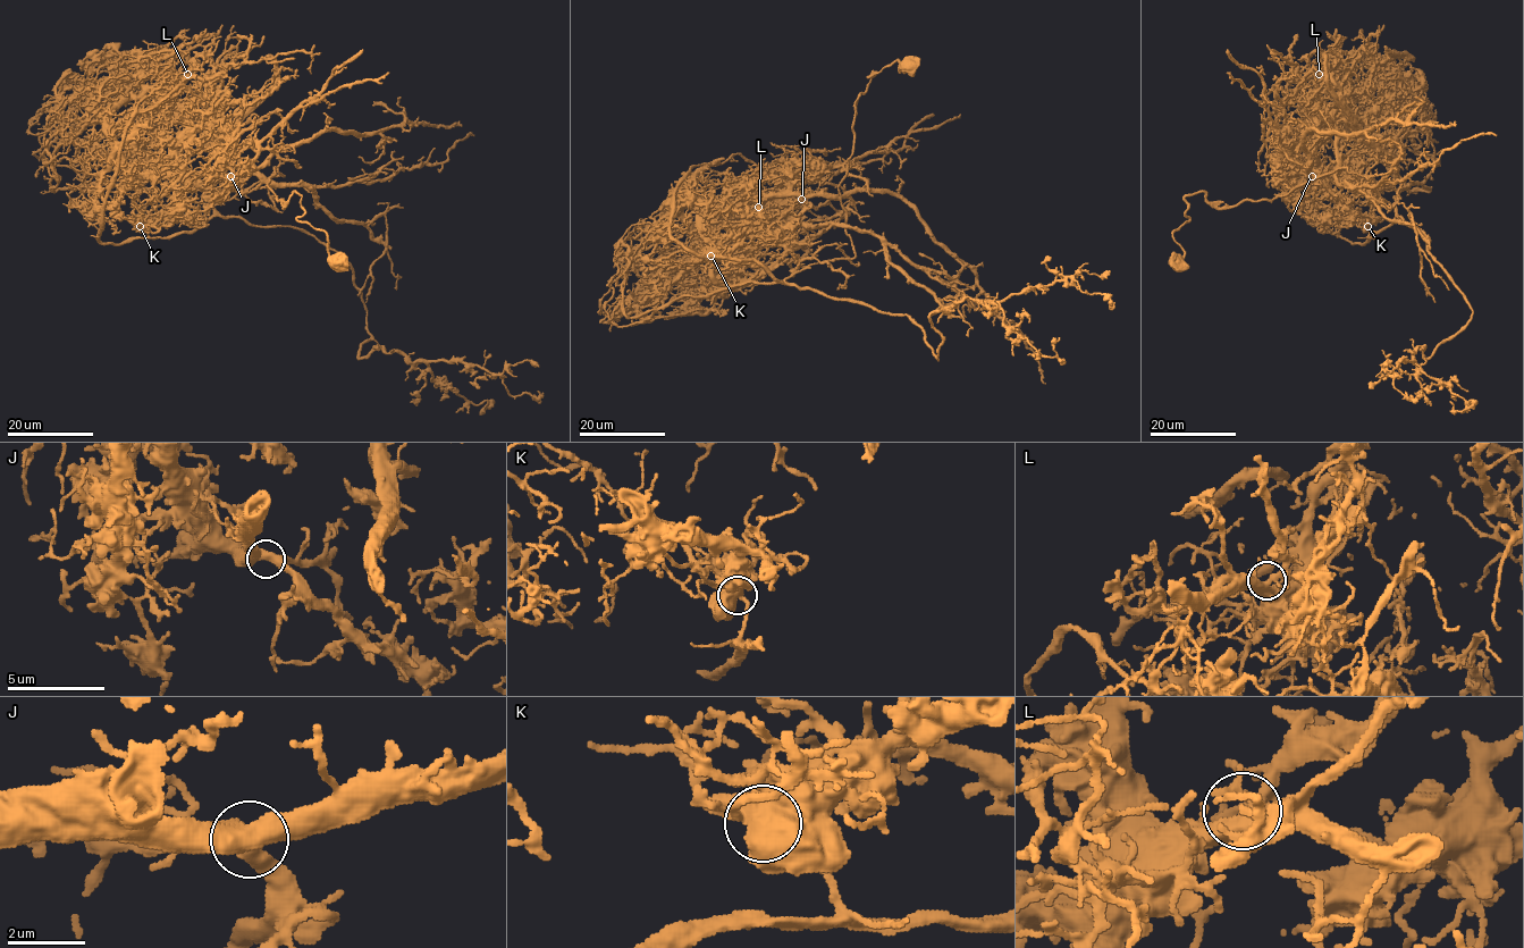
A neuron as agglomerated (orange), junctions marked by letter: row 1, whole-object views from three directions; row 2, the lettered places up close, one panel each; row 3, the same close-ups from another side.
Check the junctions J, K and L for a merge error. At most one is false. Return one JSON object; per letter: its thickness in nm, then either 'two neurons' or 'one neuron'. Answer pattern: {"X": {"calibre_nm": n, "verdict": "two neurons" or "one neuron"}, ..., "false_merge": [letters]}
{"J": {"calibre_nm": 480, "verdict": "one neuron"}, "K": {"calibre_nm": 550, "verdict": "two neurons"}, "L": {"calibre_nm": 480, "verdict": "one neuron"}, "false_merge": ["K"]}

